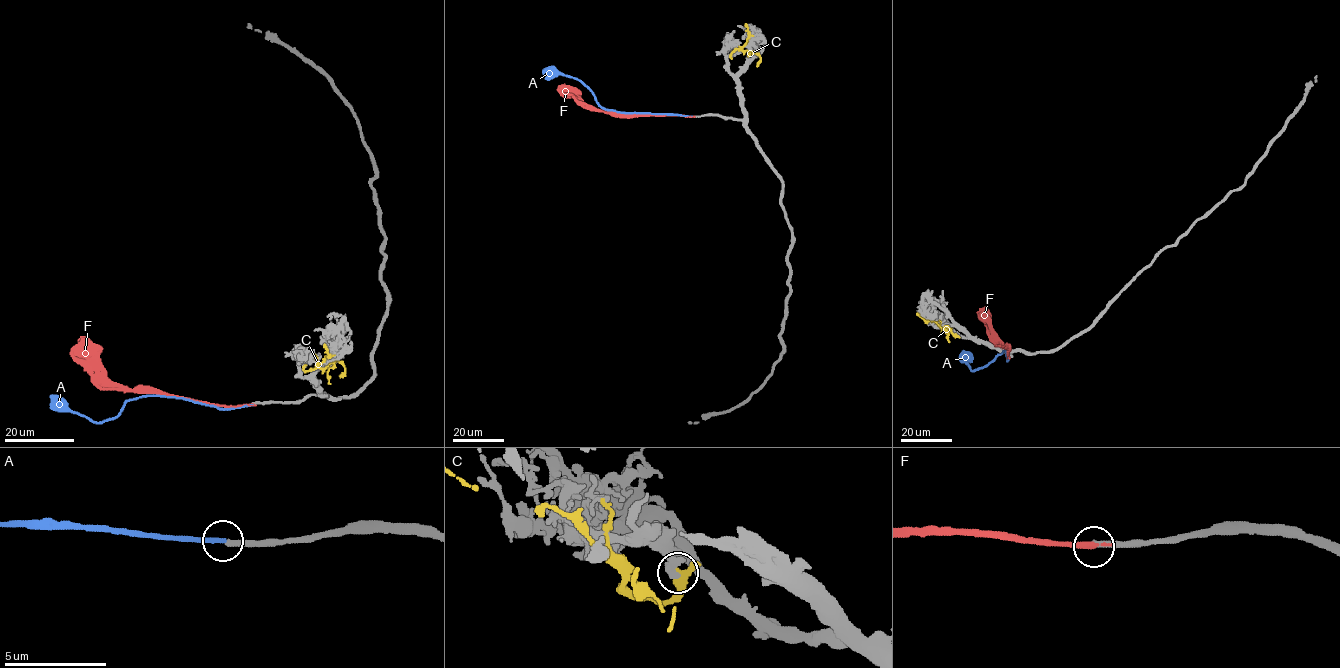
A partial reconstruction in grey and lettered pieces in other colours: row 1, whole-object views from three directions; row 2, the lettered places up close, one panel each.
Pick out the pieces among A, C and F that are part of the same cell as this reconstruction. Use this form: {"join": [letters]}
{"join": []}

